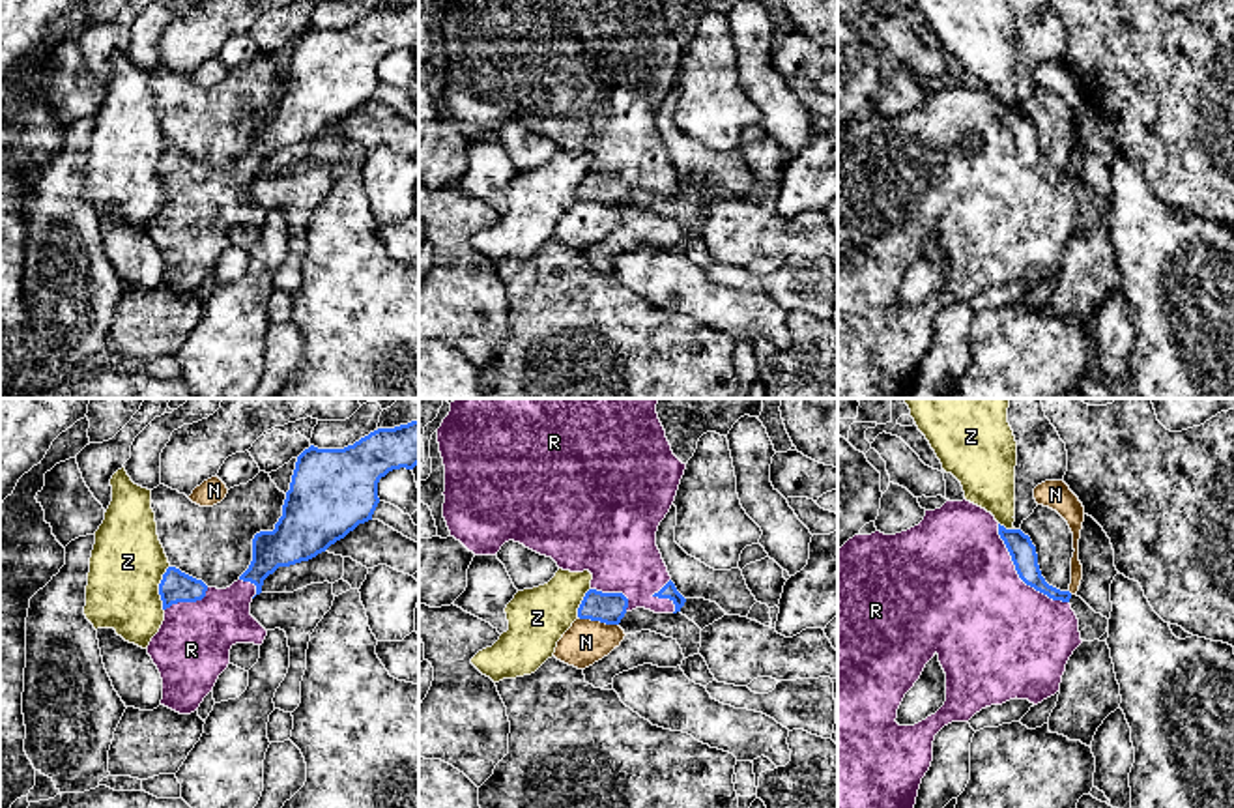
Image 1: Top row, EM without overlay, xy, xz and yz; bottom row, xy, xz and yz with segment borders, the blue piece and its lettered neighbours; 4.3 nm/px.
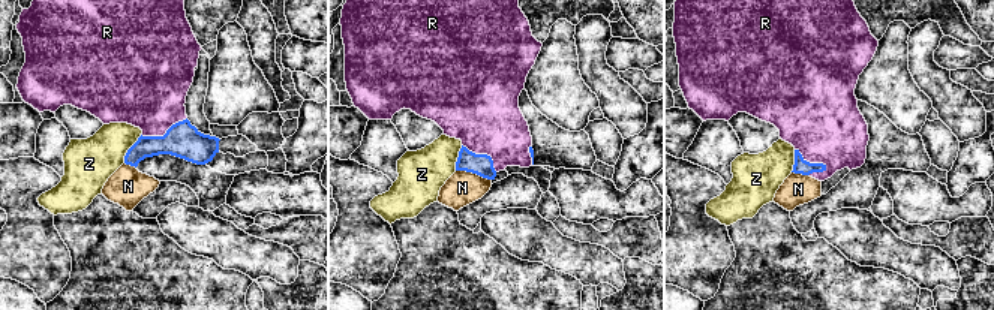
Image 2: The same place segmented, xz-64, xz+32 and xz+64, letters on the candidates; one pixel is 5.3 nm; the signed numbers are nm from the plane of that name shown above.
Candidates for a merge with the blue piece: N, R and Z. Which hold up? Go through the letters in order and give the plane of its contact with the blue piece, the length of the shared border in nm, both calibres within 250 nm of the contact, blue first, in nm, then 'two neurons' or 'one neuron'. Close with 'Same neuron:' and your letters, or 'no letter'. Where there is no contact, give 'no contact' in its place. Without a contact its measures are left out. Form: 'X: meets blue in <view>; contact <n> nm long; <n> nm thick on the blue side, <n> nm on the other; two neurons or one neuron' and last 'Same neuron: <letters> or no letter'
N: meets blue in xz; contact 180 nm long; 140 nm thick on the blue side, 190 nm on the other; two neurons
R: meets blue in yz; contact 460 nm long; 110 nm thick on the blue side, 500 nm on the other; one neuron
Z: meets blue in xy; contact 200 nm long; 140 nm thick on the blue side, 320 nm on the other; two neurons
Same neuron: R

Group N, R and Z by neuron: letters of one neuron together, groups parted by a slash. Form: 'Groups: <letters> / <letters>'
Groups: N / R / Z

